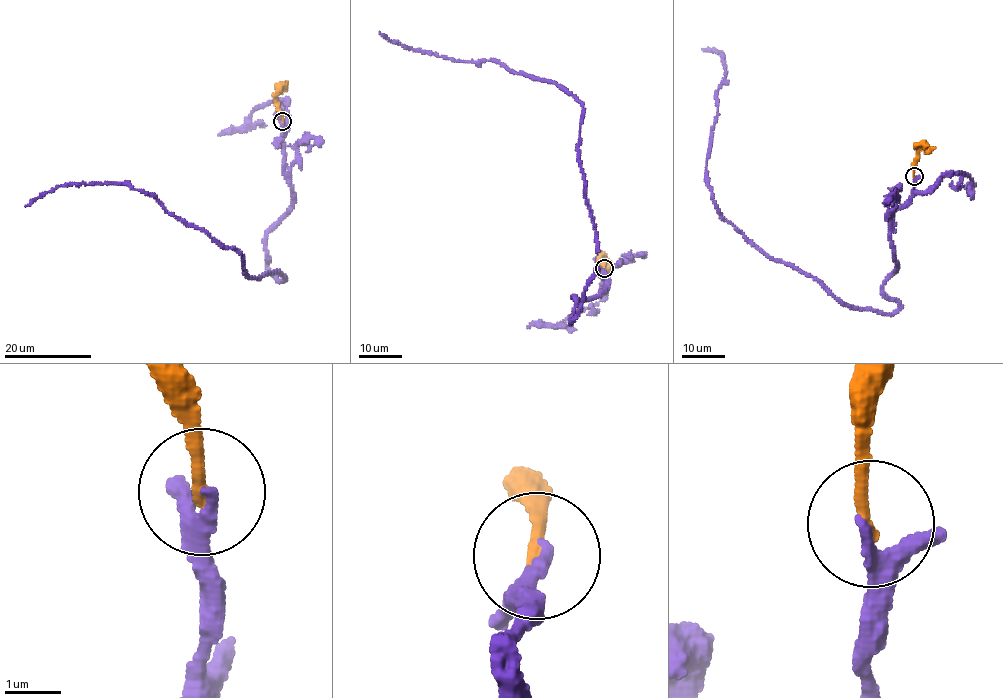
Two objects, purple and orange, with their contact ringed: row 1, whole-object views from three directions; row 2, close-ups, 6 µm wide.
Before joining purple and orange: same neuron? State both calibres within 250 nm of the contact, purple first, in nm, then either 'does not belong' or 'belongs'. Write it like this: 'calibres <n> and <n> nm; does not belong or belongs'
calibres 200 and 240 nm; does not belong

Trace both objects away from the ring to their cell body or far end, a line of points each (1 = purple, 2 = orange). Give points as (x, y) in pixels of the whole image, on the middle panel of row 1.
1: (604, 268), (602, 293), (575, 296), (570, 320), (598, 249), (576, 97), (499, 63), (453, 60), (379, 32)
2: (603, 268), (605, 262), (600, 260), (602, 255), (611, 271)

